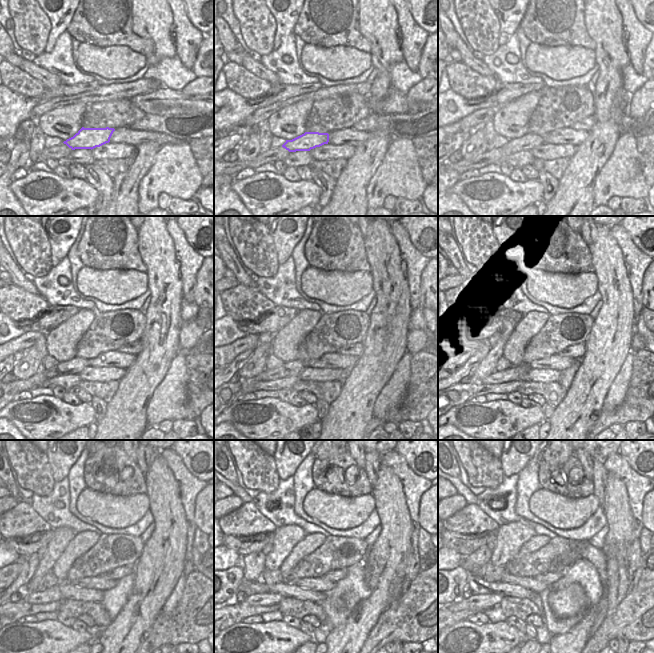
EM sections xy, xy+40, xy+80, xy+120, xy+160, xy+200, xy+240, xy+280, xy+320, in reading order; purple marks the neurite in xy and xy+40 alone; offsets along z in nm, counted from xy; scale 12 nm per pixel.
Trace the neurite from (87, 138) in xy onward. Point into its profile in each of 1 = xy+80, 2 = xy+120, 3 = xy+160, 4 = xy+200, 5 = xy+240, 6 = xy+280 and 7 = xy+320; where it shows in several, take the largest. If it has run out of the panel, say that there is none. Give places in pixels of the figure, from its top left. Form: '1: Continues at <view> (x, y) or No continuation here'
1: Continues at xy+80 (529, 141)
2: Continues at xy+120 (75, 366)
3: Continues at xy+160 (293, 368)
4: Continues at xy+200 (512, 373)
5: Continues at xy+240 (50, 595)
6: Continues at xy+280 (264, 599)
7: Continues at xy+320 (478, 603)

